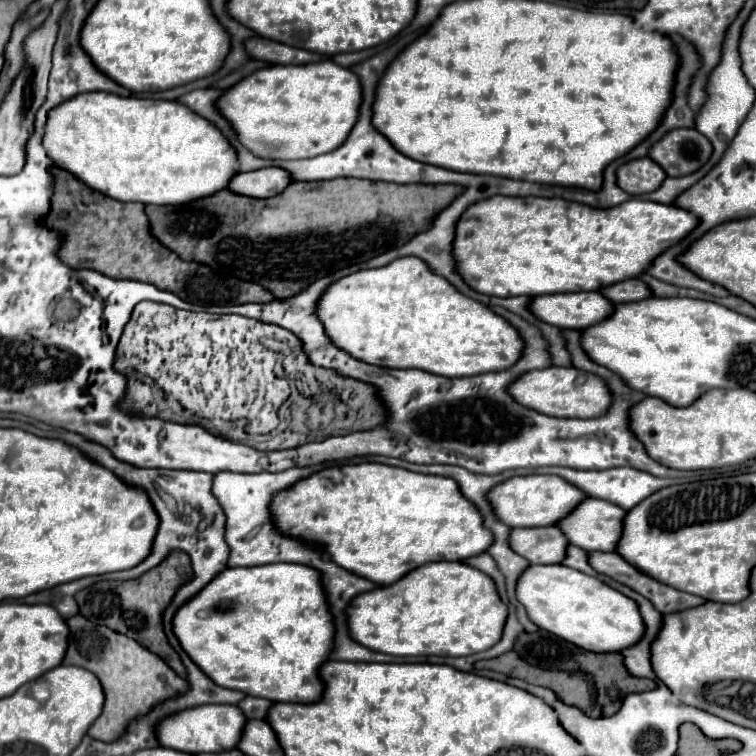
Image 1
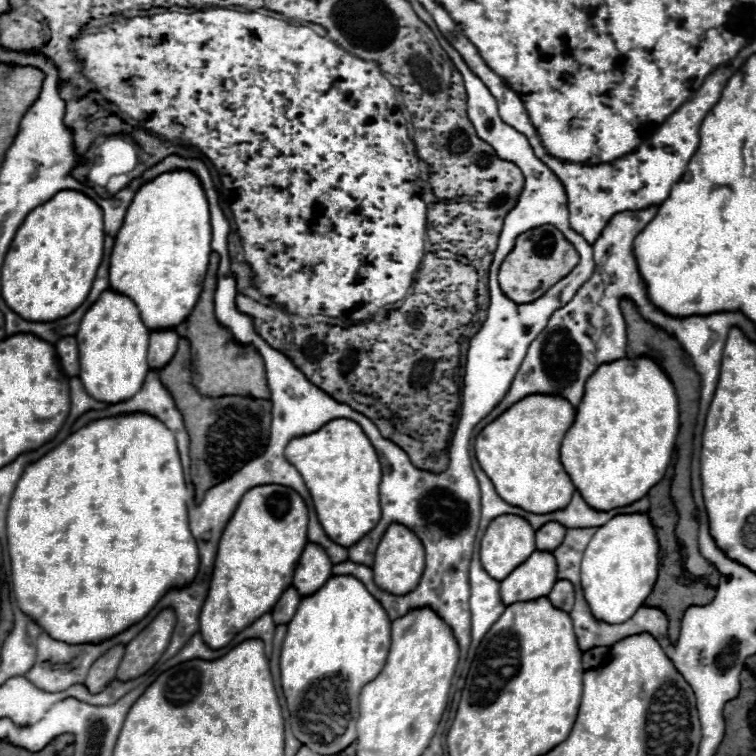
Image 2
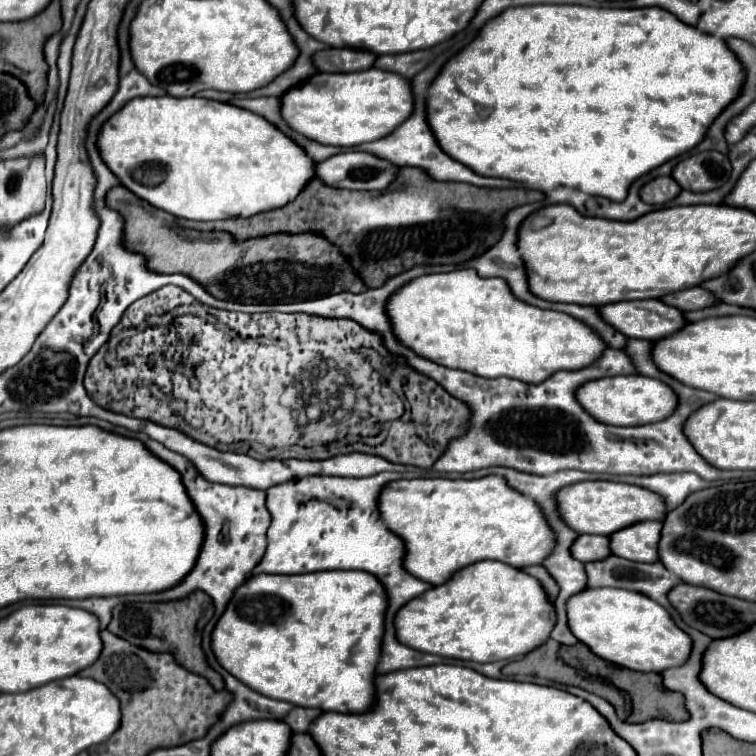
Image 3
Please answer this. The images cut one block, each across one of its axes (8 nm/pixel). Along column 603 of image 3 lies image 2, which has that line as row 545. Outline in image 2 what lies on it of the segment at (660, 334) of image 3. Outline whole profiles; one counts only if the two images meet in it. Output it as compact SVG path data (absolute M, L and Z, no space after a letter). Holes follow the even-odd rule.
M308 542L304 548L304 556L300 556L298 560L292 586L300 592L300 596L312 596L326 584L330 576L332 576L332 562L328 554L318 544Z

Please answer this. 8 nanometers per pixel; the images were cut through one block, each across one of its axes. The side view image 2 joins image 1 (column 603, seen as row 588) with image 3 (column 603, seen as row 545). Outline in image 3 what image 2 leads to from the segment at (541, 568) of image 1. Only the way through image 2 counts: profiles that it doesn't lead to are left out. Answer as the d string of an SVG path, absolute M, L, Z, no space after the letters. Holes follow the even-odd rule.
M586 588L584 592L572 596L568 600L568 624L572 634L584 642L594 654L600 658L636 670L636 672L664 672L666 668L676 668L686 664L690 652L692 652L692 638L674 624L666 608L660 604L654 604L648 596L642 596L638 592L626 592L620 588Z

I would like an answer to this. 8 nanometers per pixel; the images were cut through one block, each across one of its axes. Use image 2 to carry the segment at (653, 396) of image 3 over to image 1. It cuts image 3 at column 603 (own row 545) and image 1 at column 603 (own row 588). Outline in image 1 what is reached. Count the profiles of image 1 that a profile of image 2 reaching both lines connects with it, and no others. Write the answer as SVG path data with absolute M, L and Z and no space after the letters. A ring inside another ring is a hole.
M542 368L542 370L530 370L522 376L518 376L510 388L508 394L526 408L532 408L540 414L556 416L556 418L596 418L604 414L610 408L610 392L602 378L592 376L590 372L582 372L576 368Z

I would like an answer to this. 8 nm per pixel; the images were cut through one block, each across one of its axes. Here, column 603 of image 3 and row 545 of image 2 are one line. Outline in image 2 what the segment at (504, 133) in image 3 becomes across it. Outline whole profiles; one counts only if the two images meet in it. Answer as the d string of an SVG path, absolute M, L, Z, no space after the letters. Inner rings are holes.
M126 414L116 418L94 420L88 426L80 428L76 434L70 434L60 446L50 450L40 460L32 462L20 476L6 516L6 536L8 536L8 554L12 564L14 598L18 602L18 608L26 616L32 616L32 620L42 624L42 630L48 632L48 636L52 636L54 640L66 644L100 644L128 630L130 626L138 624L142 618L150 614L150 610L170 588L188 586L194 580L200 564L198 546L188 528L186 482L184 482L174 434L168 432L168 428L160 420L146 414Z

